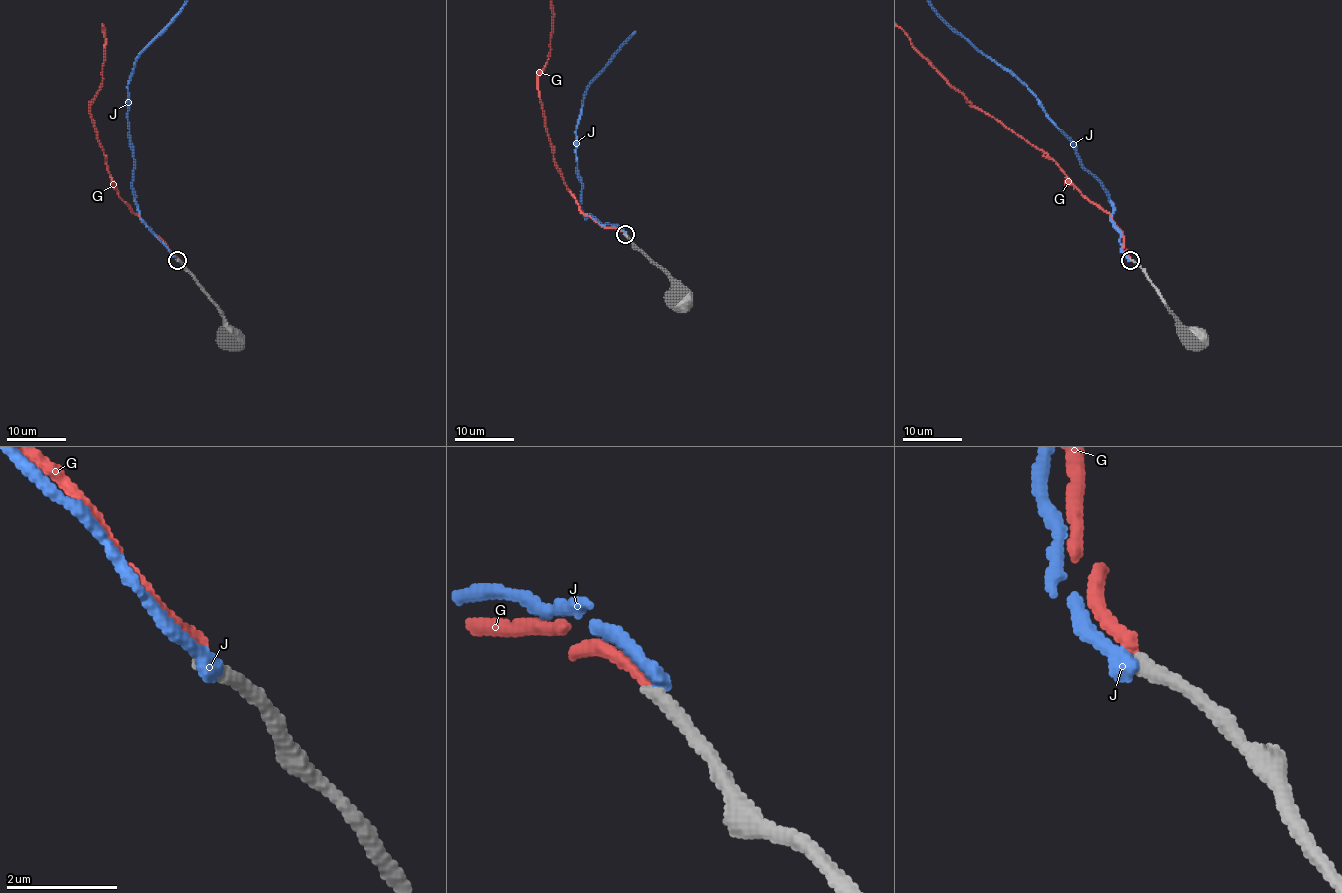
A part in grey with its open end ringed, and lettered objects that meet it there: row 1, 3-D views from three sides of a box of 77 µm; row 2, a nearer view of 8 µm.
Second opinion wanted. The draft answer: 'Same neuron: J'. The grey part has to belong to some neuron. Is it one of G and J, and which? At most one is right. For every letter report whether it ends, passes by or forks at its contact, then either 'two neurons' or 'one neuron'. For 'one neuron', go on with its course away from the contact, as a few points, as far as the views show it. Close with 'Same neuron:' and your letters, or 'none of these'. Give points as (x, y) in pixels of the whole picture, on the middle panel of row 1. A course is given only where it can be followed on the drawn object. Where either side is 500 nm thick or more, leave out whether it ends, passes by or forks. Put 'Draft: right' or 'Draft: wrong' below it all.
G: it ends; two neurons
J: it ends; one neuron
Same neuron: J
Draft: right

